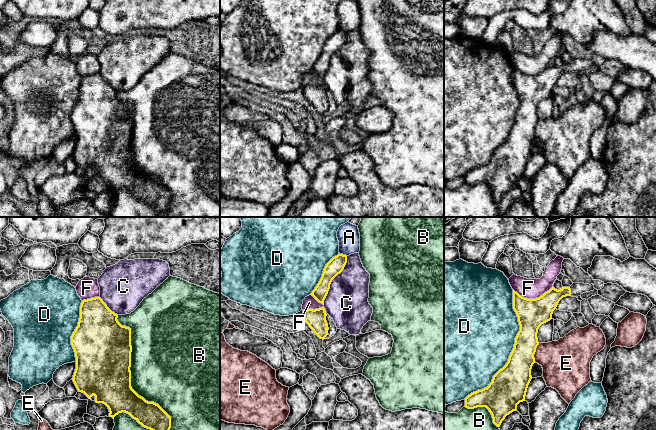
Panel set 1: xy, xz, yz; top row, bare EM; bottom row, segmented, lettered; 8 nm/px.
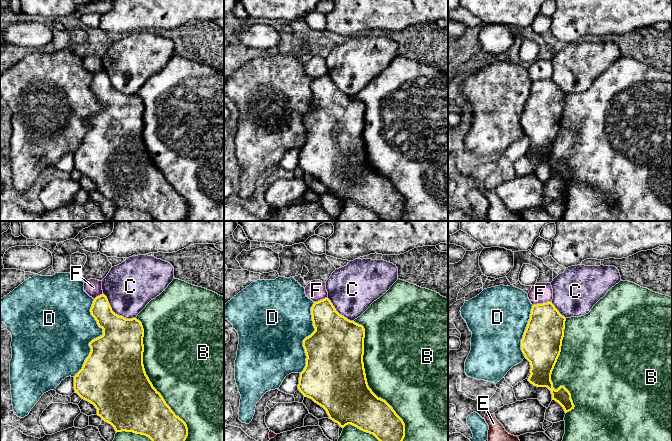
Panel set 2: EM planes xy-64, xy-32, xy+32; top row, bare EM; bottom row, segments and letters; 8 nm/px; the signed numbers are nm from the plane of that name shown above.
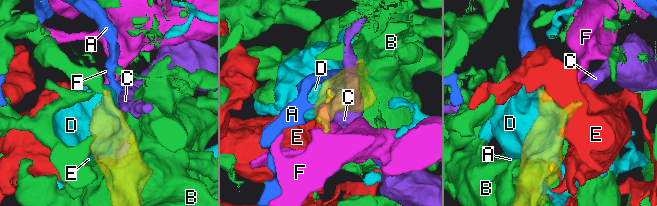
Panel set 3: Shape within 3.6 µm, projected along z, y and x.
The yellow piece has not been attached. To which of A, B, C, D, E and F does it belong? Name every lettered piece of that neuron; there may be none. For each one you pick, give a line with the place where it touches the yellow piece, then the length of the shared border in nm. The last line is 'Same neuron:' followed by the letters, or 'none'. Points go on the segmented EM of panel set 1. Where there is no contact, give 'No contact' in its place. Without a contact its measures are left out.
Same neuron: none

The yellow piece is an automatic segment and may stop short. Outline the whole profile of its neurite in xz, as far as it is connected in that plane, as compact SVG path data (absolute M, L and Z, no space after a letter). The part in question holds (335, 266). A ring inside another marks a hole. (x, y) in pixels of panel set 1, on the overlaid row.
M338 254L326 264L319 283L310 294L319 303L322 303L324 305L324 300L328 294L332 280L343 271L346 263L347 256Z

